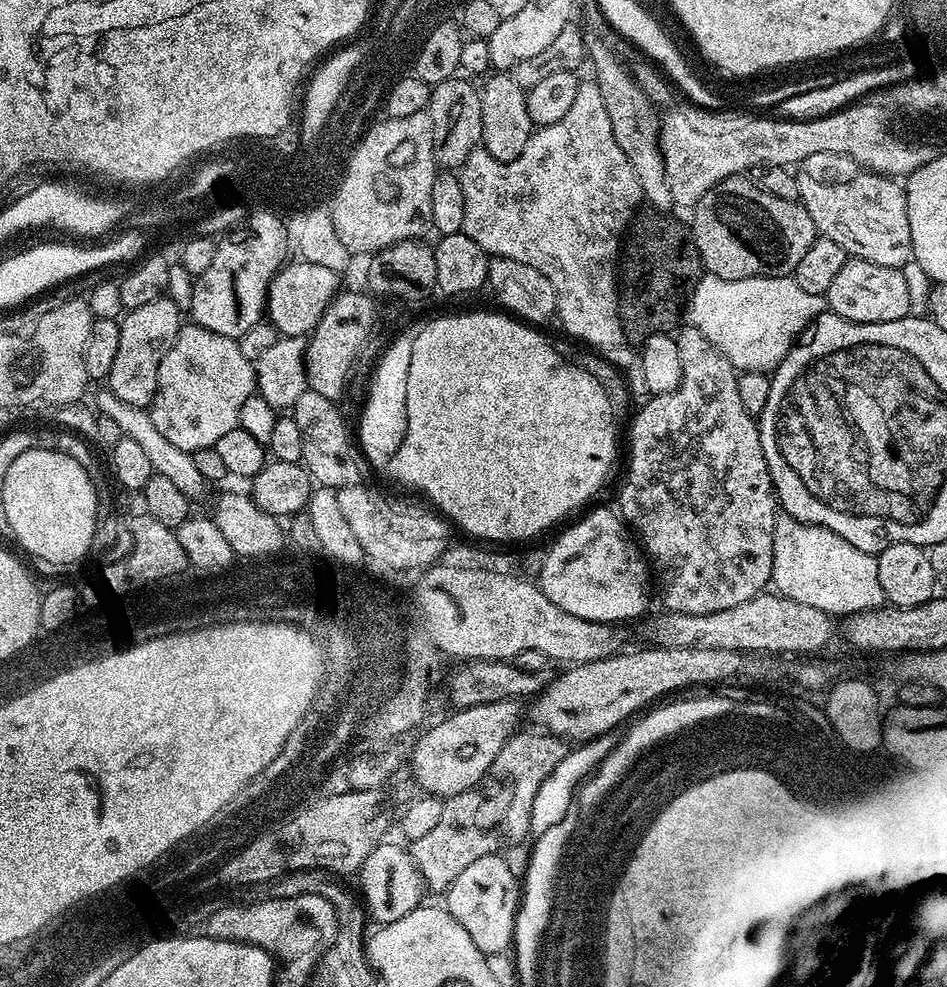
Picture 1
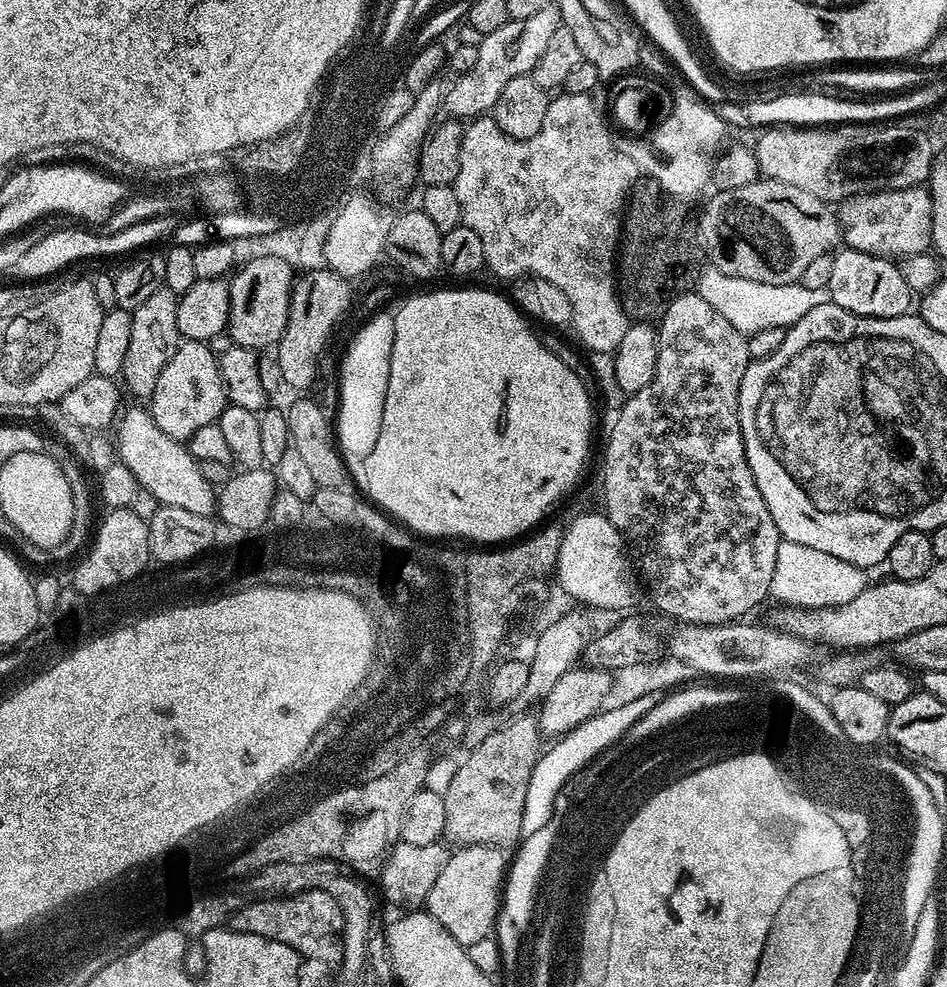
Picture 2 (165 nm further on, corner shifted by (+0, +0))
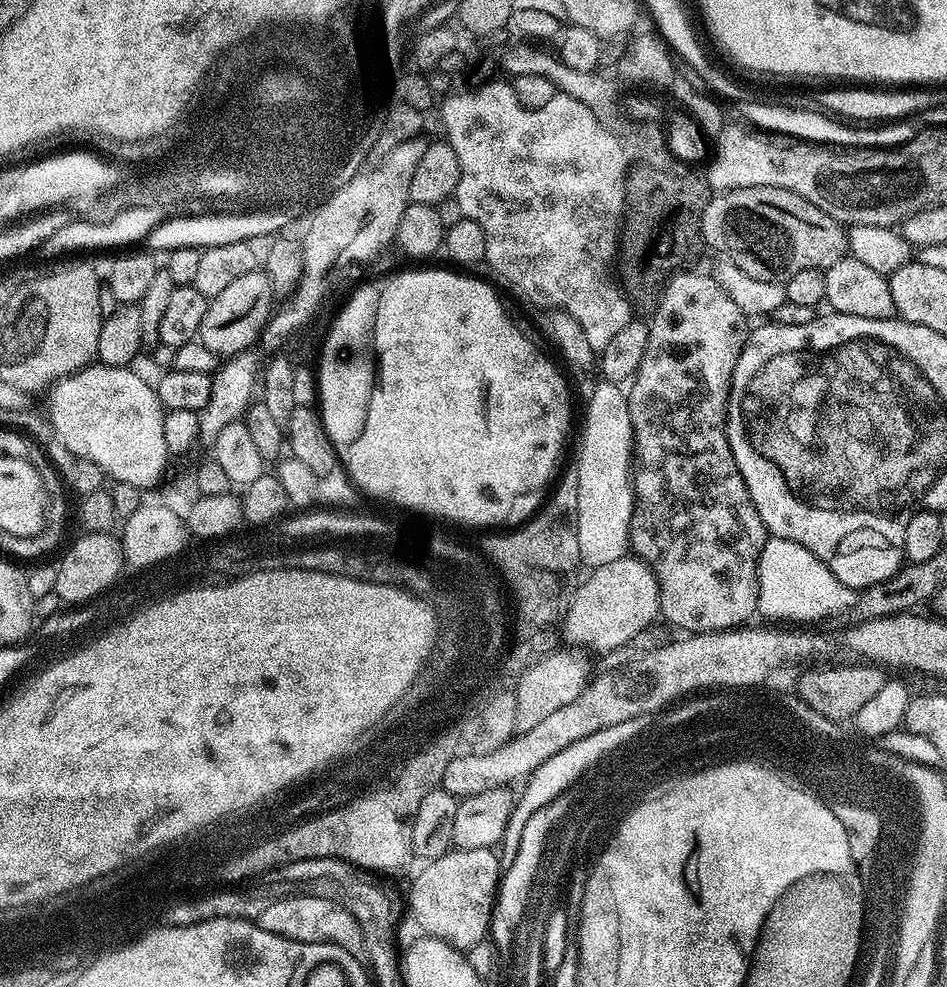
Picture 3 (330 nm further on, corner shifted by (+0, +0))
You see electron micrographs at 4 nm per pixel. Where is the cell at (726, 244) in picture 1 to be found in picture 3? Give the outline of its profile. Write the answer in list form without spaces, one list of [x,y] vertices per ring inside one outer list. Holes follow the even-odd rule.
[[[774,186],[733,188],[713,195],[704,207],[704,228],[707,228],[708,241],[714,246],[713,253],[734,262],[742,274],[750,274],[750,278],[758,278],[762,282],[784,284],[802,270],[823,270],[834,266],[834,262],[838,262],[848,252],[845,225],[830,218],[830,214],[818,210],[818,206],[806,202],[806,198]]]

